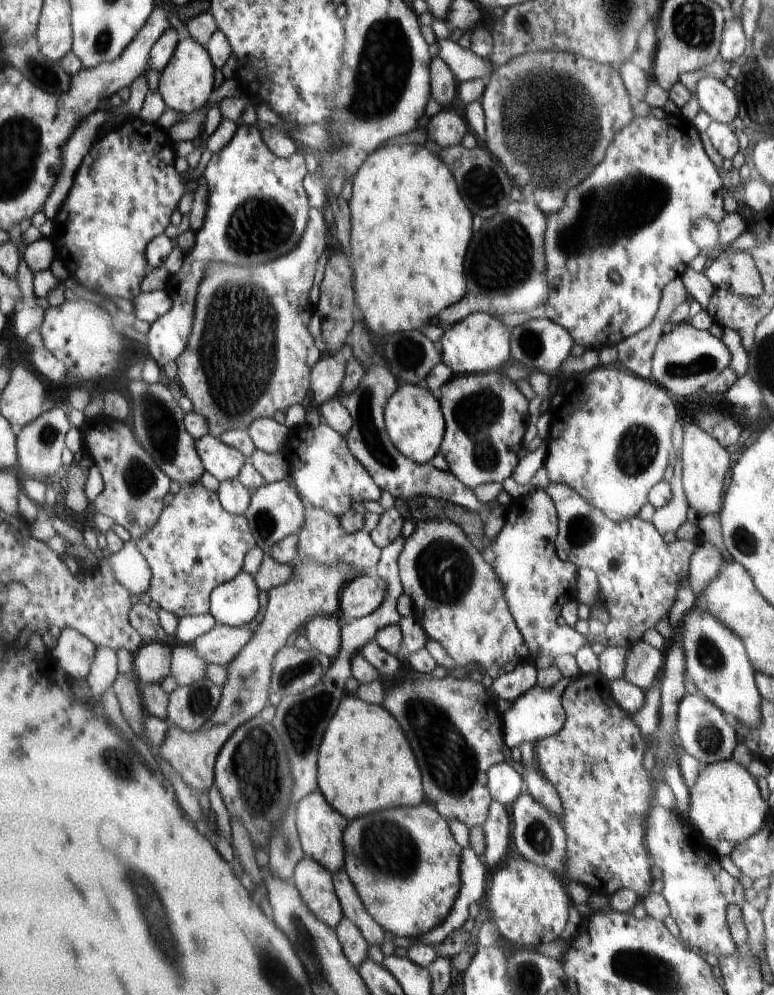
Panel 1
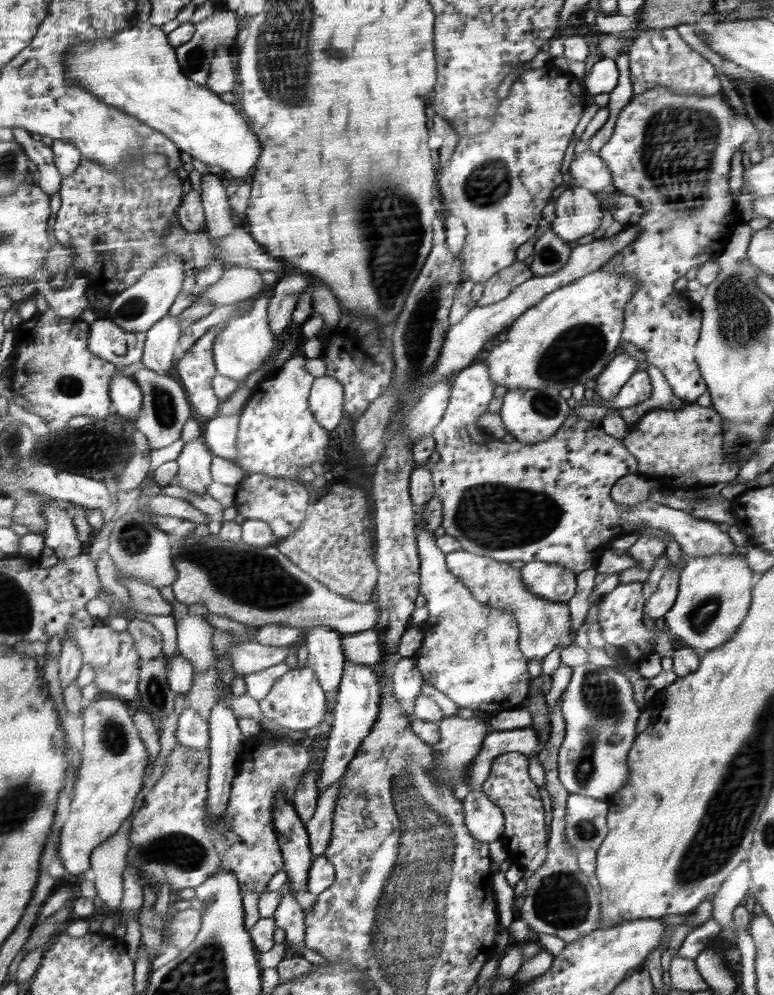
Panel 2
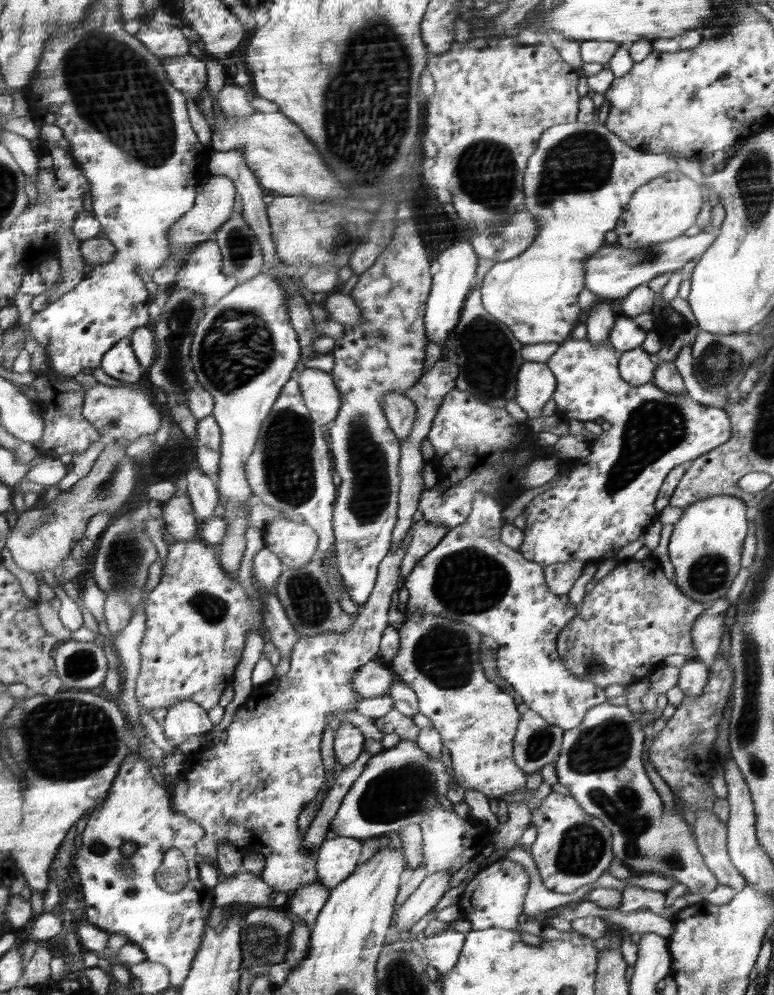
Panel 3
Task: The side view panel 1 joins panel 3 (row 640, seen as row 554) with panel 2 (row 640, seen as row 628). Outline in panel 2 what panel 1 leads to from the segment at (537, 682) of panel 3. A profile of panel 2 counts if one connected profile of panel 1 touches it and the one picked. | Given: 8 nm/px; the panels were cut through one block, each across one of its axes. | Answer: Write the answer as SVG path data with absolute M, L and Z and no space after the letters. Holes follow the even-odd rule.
M462 548L450 552L445 558L449 571L457 575L472 590L478 602L497 609L506 609L517 618L520 624L520 647L522 654L529 660L542 660L554 648L568 648L575 644L572 630L572 615L568 602L552 602L530 592L525 585L521 570L510 562L499 562L484 555L473 554Z

